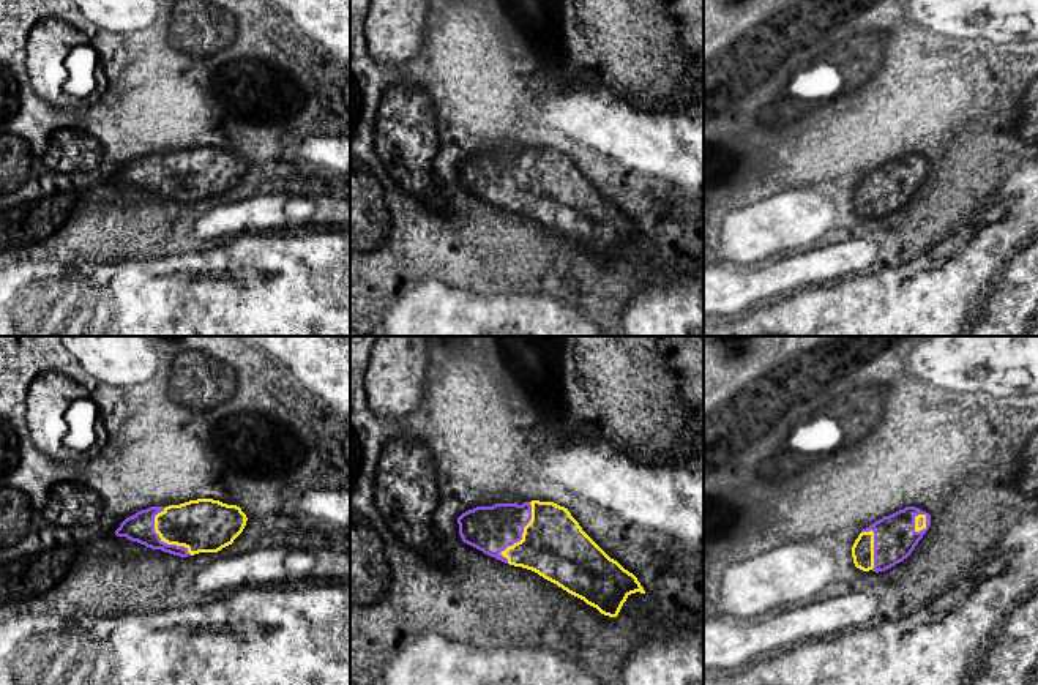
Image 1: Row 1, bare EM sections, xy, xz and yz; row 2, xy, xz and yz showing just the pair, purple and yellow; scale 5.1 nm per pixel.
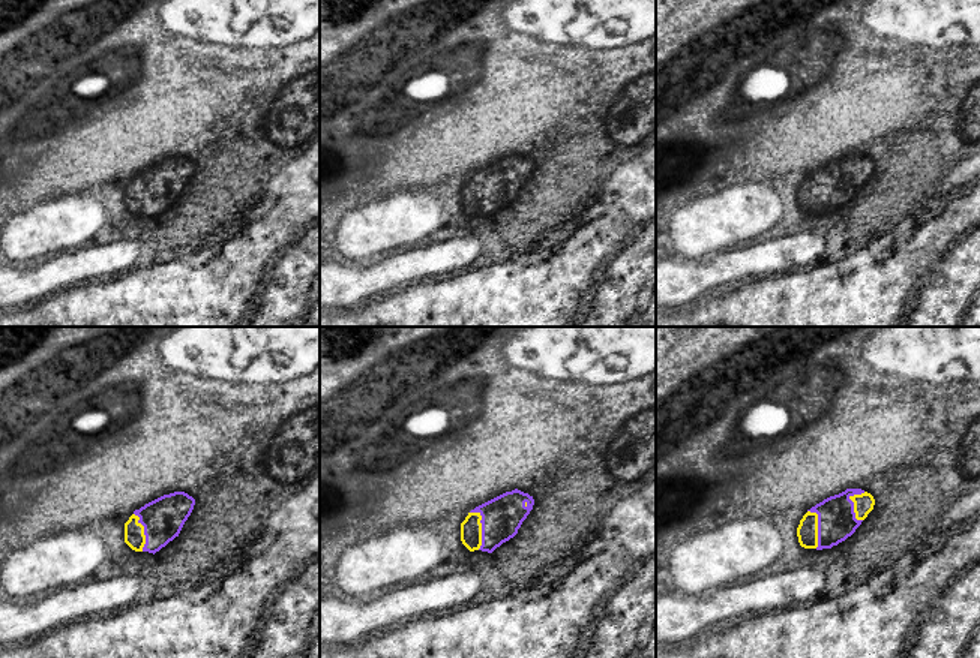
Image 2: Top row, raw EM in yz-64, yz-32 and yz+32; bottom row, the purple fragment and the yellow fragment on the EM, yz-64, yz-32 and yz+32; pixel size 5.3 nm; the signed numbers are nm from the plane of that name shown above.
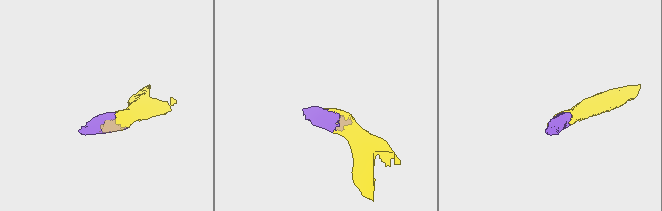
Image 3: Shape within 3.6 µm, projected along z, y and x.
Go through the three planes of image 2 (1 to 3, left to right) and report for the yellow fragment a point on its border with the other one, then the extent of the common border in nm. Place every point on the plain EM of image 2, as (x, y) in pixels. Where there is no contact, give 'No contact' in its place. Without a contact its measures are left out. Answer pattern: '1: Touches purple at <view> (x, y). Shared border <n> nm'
1: Touches purple at yz-64 (144, 197). Shared border 220 nm
2: Touches purple at yz-32 (482, 192). Shared border 220 nm
3: Touches purple at yz+32 (853, 168). Shared border 170 nm

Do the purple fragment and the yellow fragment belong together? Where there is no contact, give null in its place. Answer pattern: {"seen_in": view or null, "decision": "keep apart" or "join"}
{"seen_in": "xy", "decision": "join"}

